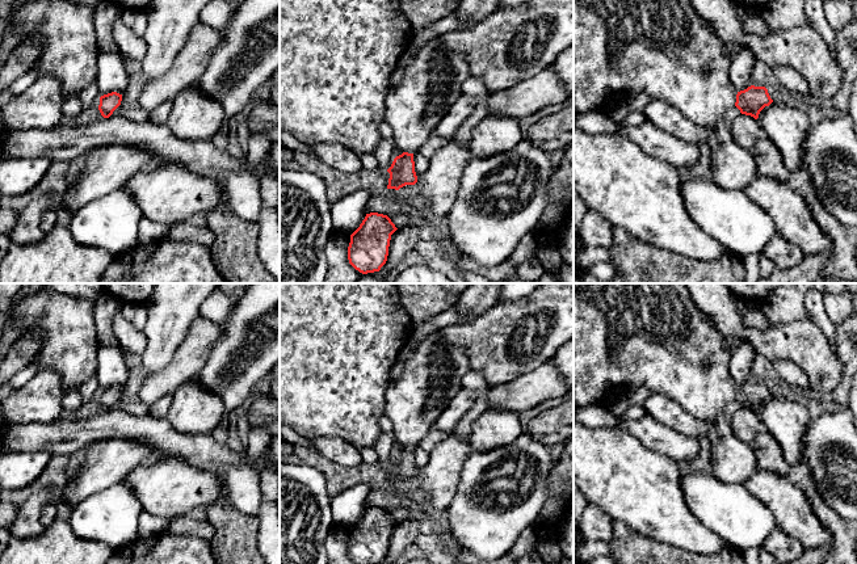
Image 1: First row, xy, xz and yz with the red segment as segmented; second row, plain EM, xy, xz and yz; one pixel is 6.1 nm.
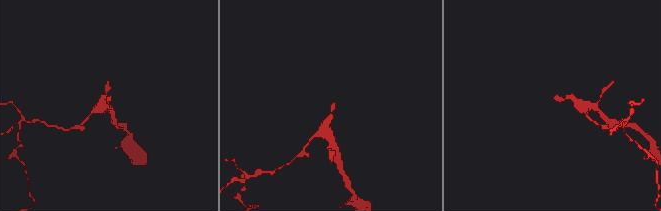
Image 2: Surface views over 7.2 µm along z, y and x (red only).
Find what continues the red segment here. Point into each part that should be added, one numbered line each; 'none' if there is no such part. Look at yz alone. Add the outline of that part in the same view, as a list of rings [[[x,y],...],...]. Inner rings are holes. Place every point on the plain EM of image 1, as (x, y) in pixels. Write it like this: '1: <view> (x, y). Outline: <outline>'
1: yz (625, 335). Outline: [[[574,283],[574,404],[577,407],[597,404],[608,388],[644,387],[654,393],[672,399],[698,420],[715,418],[736,396],[738,384],[728,371],[731,352],[732,348],[723,336],[702,319],[685,283]]]

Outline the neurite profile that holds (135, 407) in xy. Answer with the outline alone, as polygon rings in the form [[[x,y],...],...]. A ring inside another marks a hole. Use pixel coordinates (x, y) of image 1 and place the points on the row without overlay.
[[[131,397],[122,409],[134,416],[146,416],[150,413],[150,407],[143,404],[140,400]]]

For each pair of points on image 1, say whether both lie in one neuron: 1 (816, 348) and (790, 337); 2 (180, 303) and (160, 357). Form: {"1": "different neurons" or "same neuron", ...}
{"1": "same neuron", "2": "same neuron"}

